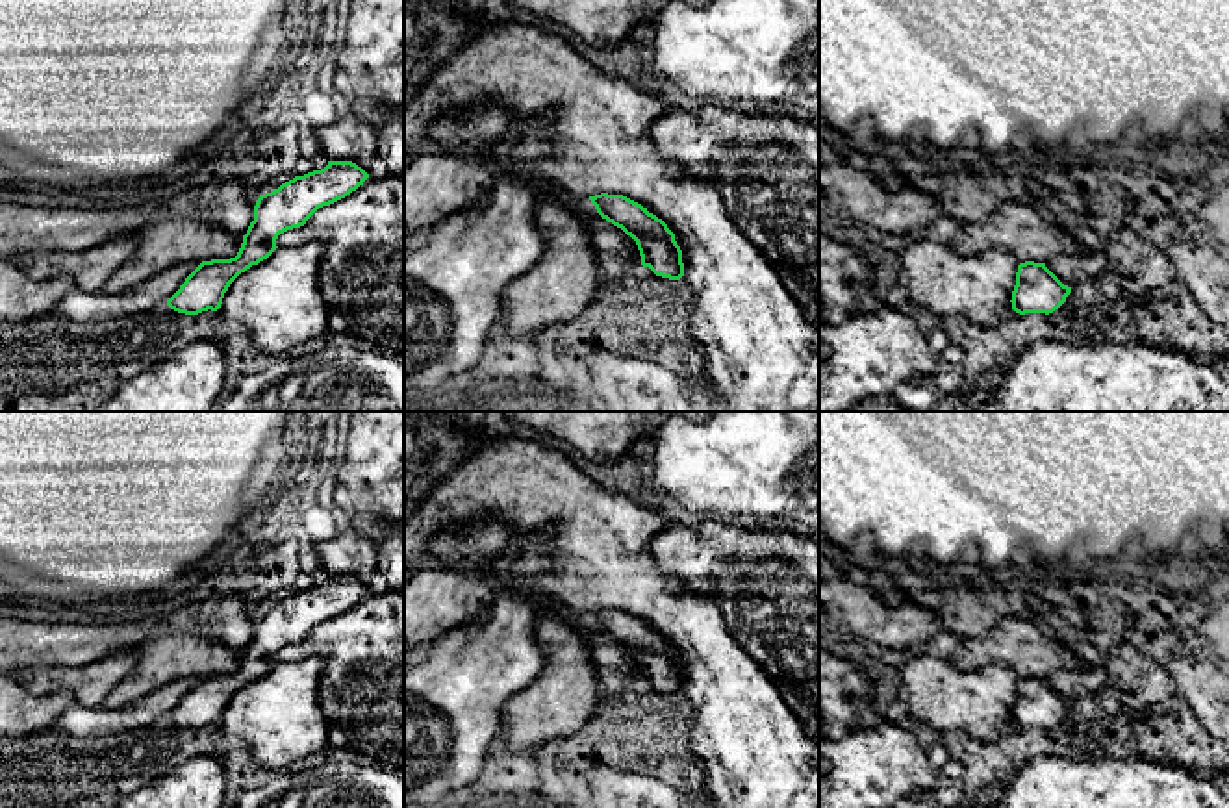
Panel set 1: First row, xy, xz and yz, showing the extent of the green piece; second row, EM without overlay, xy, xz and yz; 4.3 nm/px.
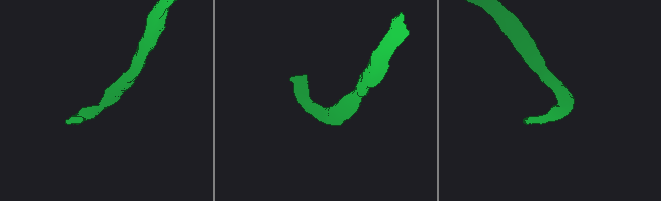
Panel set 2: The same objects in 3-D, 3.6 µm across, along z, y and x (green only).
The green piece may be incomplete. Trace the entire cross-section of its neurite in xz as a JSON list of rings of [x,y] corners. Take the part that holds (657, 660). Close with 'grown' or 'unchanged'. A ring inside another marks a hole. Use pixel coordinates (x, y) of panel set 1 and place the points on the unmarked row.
[[[601,608],[589,615],[602,634],[636,656],[643,682],[669,695],[684,691],[682,665],[662,634],[623,610]]]; unchanged

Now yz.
[[[1025,676],[1018,680],[1012,706],[1012,725],[1025,728],[1053,728],[1058,725],[1071,702],[1064,701],[1045,678]]]; unchanged

